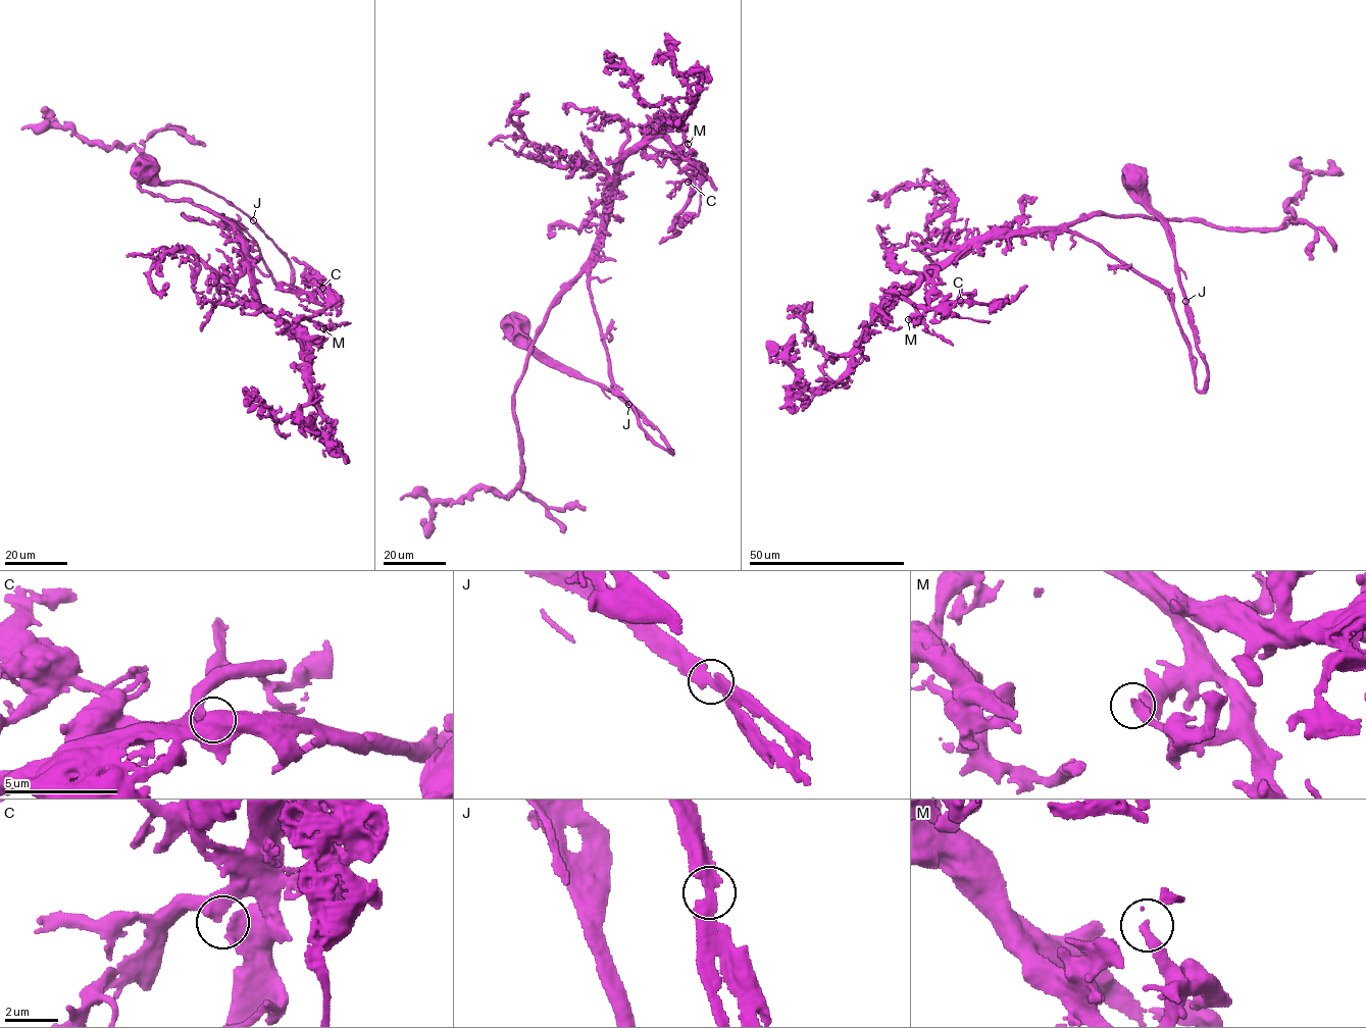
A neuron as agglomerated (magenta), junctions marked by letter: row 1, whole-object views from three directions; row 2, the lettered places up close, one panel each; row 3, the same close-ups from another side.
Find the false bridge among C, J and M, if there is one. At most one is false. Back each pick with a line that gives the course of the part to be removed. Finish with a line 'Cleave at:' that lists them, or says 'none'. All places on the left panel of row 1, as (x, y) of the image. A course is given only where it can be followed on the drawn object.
Cleave at: none

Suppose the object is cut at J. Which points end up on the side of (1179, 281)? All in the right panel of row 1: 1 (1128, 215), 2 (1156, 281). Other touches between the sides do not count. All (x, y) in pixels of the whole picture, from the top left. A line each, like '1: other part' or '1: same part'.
1: other part
2: other part

